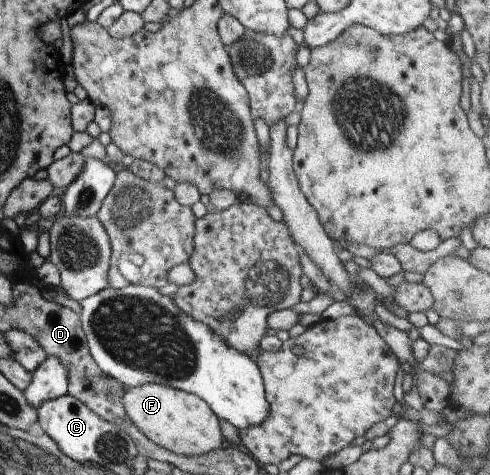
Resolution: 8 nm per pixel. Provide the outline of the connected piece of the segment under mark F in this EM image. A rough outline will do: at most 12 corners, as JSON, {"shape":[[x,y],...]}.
{"shape":[[125,388],[132,427],[188,458],[223,447],[219,418],[196,395]]}

